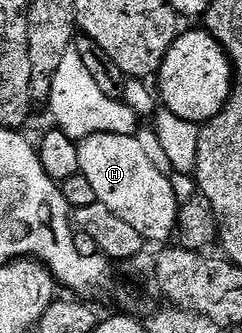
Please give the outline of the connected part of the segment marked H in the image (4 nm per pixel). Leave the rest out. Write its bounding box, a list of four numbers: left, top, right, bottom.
[79,133,178,246]

